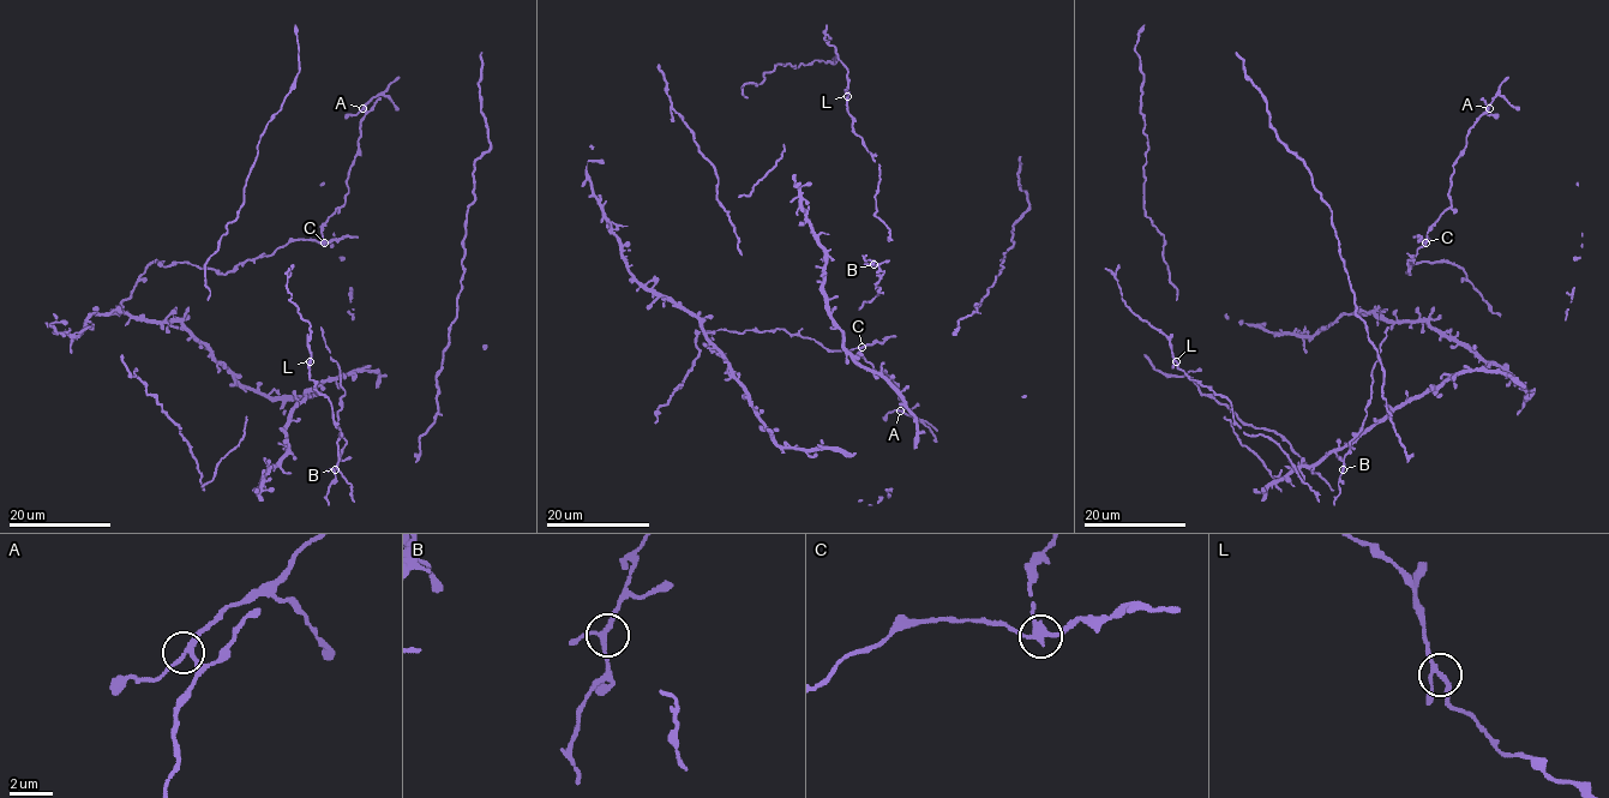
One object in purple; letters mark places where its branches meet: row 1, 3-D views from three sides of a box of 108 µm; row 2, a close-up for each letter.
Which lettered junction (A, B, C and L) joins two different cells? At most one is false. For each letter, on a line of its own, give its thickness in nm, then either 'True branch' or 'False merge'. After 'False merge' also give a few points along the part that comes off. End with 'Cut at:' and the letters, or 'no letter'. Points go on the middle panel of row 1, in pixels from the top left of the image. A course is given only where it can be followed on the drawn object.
A: Thickness 180 nm. True branch
B: Thickness 190 nm. True branch
C: Thickness 220 nm. False merge. Course of the part to remove: (862, 347), (829, 350), (781, 329), (701, 331), (695, 342), (700, 355), (668, 402), (658, 408), (654, 422)
L: Thickness 180 nm. True branch
Cut at: C

